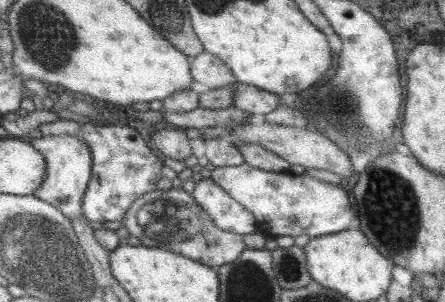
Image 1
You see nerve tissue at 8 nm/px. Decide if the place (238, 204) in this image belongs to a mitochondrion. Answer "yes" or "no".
no

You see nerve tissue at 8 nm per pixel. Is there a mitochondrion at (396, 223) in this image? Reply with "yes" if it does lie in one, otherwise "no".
yes

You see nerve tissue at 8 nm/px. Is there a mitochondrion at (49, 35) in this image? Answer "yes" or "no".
yes

